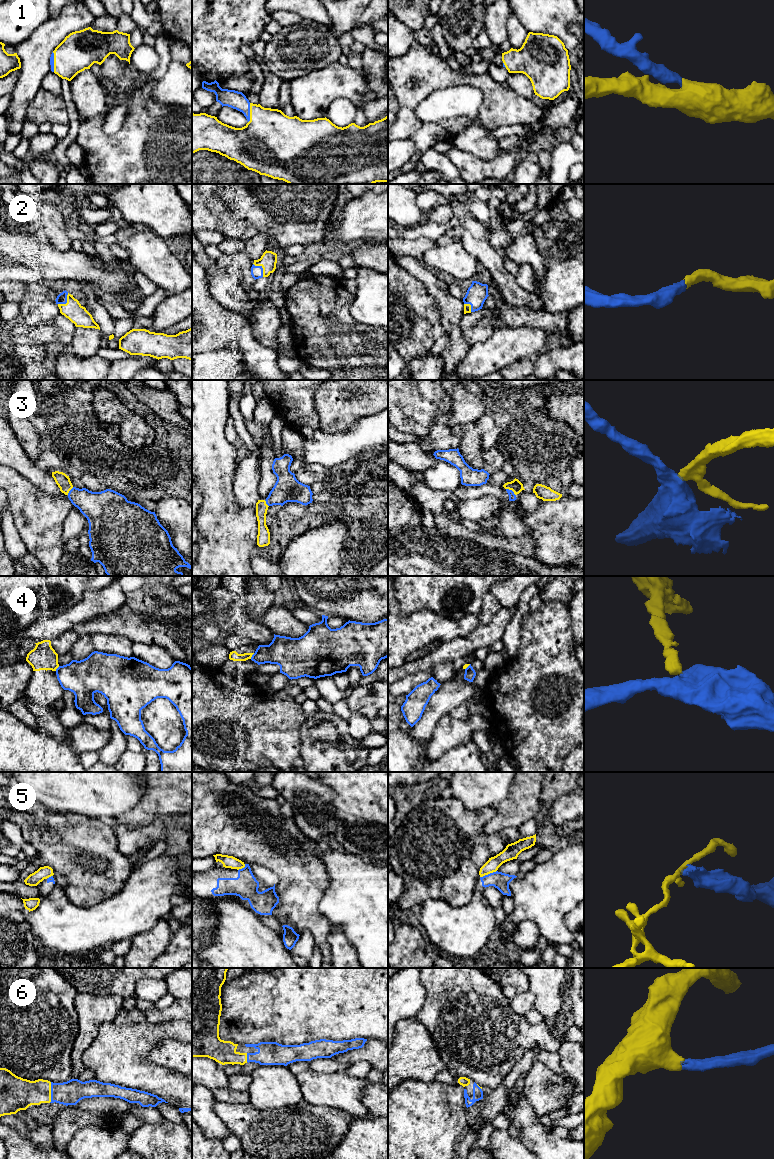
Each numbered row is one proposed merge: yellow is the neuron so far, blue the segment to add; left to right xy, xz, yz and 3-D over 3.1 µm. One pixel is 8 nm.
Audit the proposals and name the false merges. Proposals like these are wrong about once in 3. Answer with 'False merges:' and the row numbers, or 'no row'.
False merges: 4, 5

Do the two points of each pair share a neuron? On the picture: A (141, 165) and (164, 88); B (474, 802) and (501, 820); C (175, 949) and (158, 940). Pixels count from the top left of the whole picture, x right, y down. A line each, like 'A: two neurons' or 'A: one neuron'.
A: two neurons
B: two neurons
C: two neurons

